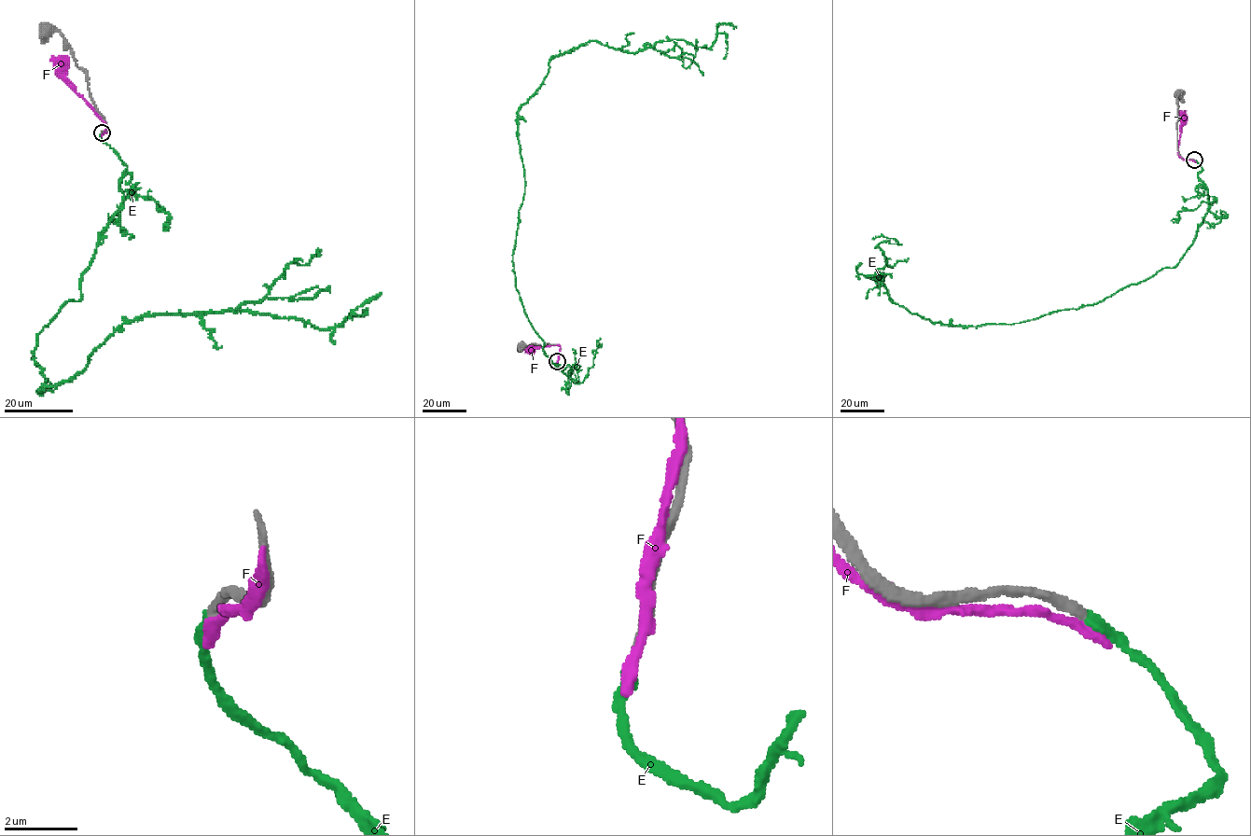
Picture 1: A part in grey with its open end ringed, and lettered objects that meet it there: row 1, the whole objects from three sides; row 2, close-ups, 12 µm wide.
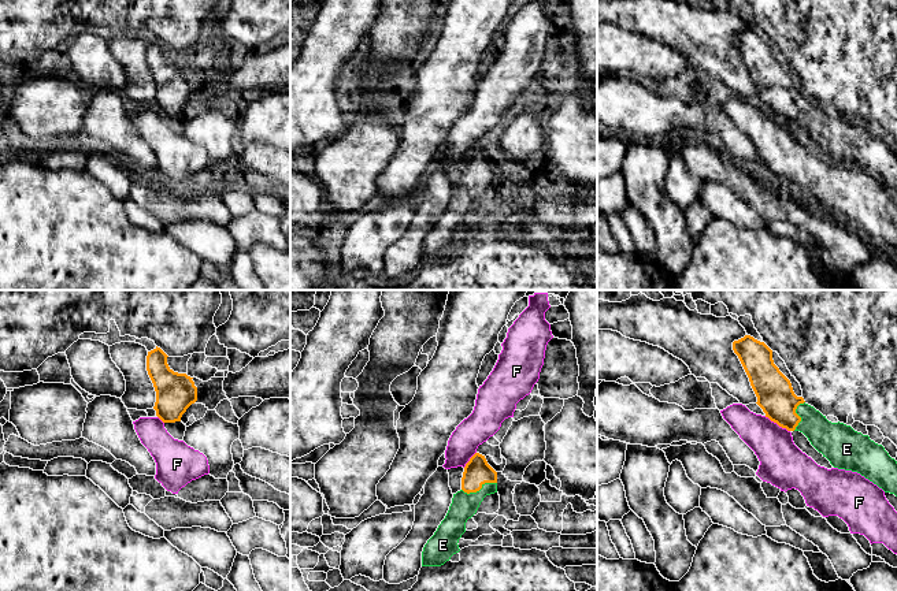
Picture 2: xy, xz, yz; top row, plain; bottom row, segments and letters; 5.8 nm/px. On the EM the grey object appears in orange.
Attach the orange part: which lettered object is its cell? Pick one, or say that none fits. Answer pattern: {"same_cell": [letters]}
{"same_cell": ["E"]}

